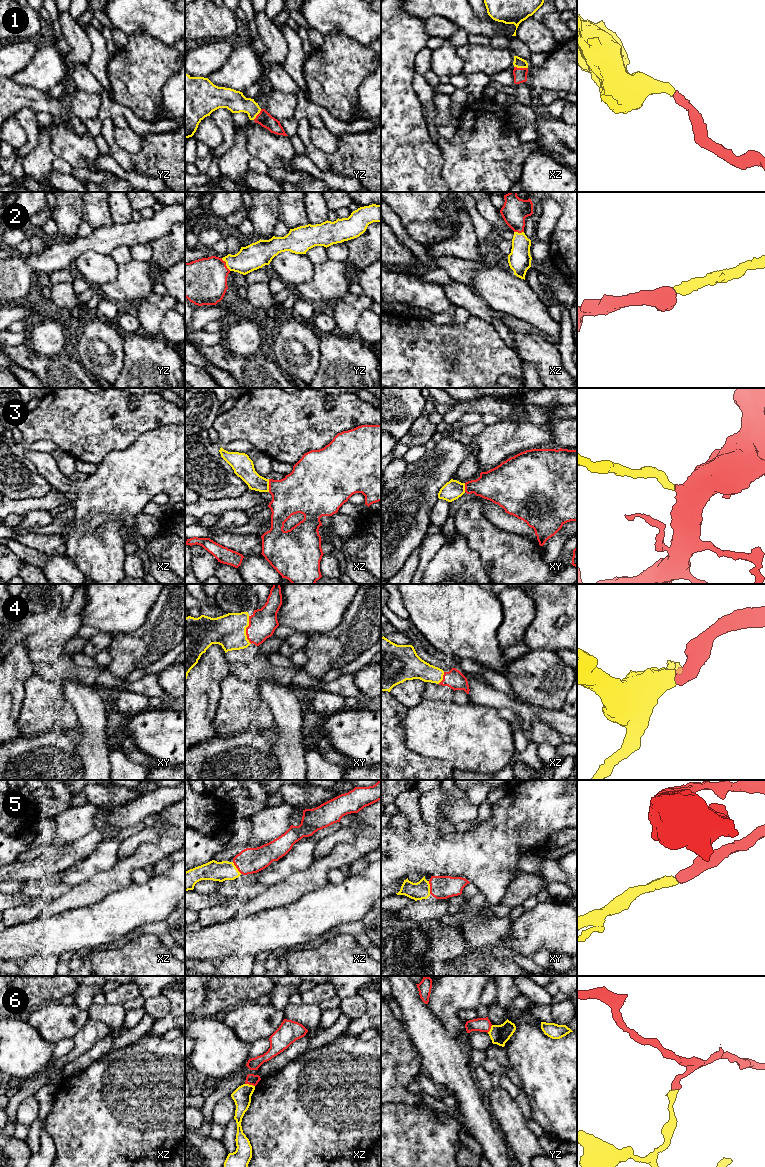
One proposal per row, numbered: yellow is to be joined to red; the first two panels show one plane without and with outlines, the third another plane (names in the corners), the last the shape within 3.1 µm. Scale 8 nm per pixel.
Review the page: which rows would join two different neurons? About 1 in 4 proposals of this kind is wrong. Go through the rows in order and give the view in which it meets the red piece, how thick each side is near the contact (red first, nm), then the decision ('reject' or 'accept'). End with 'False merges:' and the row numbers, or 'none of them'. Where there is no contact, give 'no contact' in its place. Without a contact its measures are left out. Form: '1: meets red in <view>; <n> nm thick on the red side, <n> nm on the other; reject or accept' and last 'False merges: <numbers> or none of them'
1: meets red in xz; 110 nm thick on the red side, 80 nm on the other; accept
2: meets red in yz; 360 nm thick on the red side, 200 nm on the other; accept
3: meets red in xz; 340 nm thick on the red side, 160 nm on the other; accept
4: meets red in xy; 220 nm thick on the red side, 260 nm on the other; accept
5: meets red in xy; 190 nm thick on the red side, 140 nm on the other; accept
6: meets red in xz; 90 nm thick on the red side, 140 nm on the other; reject
False merges: 6

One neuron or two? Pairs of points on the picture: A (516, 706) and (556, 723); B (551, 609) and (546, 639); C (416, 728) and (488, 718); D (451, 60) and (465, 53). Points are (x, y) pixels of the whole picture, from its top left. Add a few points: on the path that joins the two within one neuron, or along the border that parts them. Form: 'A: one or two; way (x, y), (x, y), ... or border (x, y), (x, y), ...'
A: one; way (526, 711), (546, 715)
B: one; way (546, 616), (546, 632)
C: one; way (434, 728), (470, 728)
D: two; border (455, 47), (456, 53), (462, 60), (463, 72)

